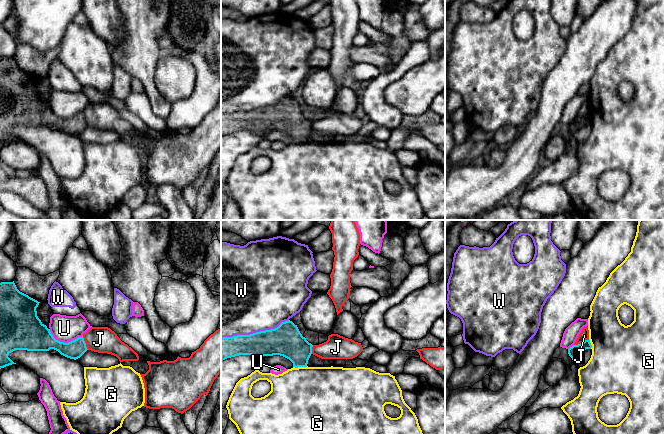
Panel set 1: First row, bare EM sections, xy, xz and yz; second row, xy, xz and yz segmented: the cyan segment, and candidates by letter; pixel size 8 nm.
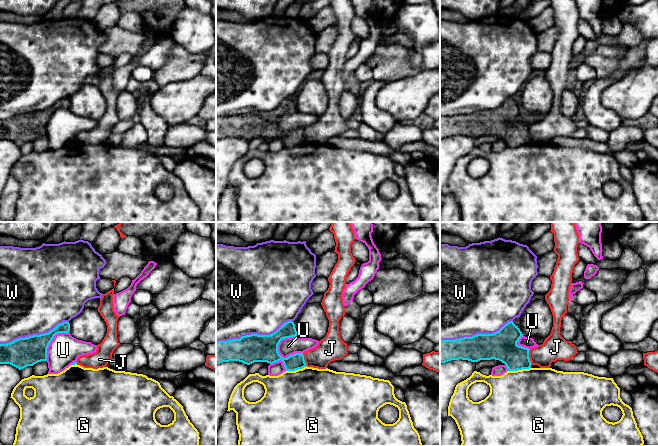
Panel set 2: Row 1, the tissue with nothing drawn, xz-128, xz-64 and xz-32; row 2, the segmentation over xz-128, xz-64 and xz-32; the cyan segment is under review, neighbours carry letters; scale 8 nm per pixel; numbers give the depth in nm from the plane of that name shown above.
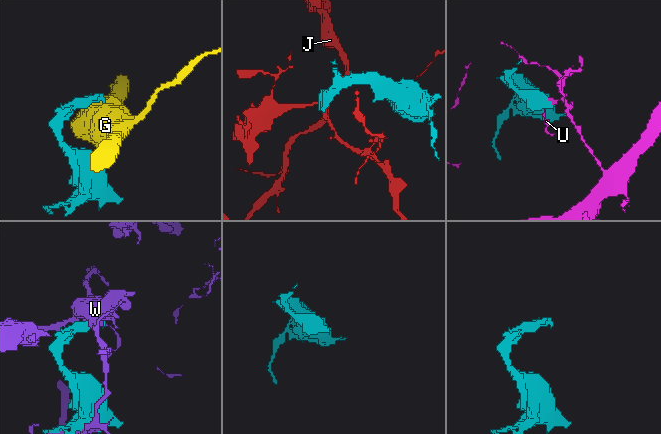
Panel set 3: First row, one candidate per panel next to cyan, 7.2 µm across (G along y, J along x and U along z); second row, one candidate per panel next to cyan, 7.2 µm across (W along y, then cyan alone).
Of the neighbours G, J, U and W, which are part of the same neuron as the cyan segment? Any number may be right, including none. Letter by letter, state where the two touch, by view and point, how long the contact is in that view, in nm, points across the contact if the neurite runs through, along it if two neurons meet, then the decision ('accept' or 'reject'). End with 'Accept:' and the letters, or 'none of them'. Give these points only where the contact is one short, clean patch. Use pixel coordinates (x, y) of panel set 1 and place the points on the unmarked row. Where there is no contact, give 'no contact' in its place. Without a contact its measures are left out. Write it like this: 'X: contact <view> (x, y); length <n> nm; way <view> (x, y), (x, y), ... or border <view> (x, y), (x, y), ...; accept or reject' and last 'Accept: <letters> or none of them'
G: contact xz (300, 142); length 120 nm; border xz (307, 142), (293, 143); reject
J: contact yz (581, 119); length 130 nm; border yz (588, 115), (574, 121); reject
U: contact xy (63, 118); length 280 nm; reject
W: contact xz (254, 109); length 550 nm; reject
Accept: none of them

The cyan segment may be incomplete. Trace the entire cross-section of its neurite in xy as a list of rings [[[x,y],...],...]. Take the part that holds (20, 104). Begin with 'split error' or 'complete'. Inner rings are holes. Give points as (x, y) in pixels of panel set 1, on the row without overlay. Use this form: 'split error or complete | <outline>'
complete | [[[14,57],[0,59],[0,145],[16,140],[8,133],[15,126],[54,125],[74,136],[88,126],[83,112],[68,119],[56,116],[37,92],[39,79],[20,68]]]

